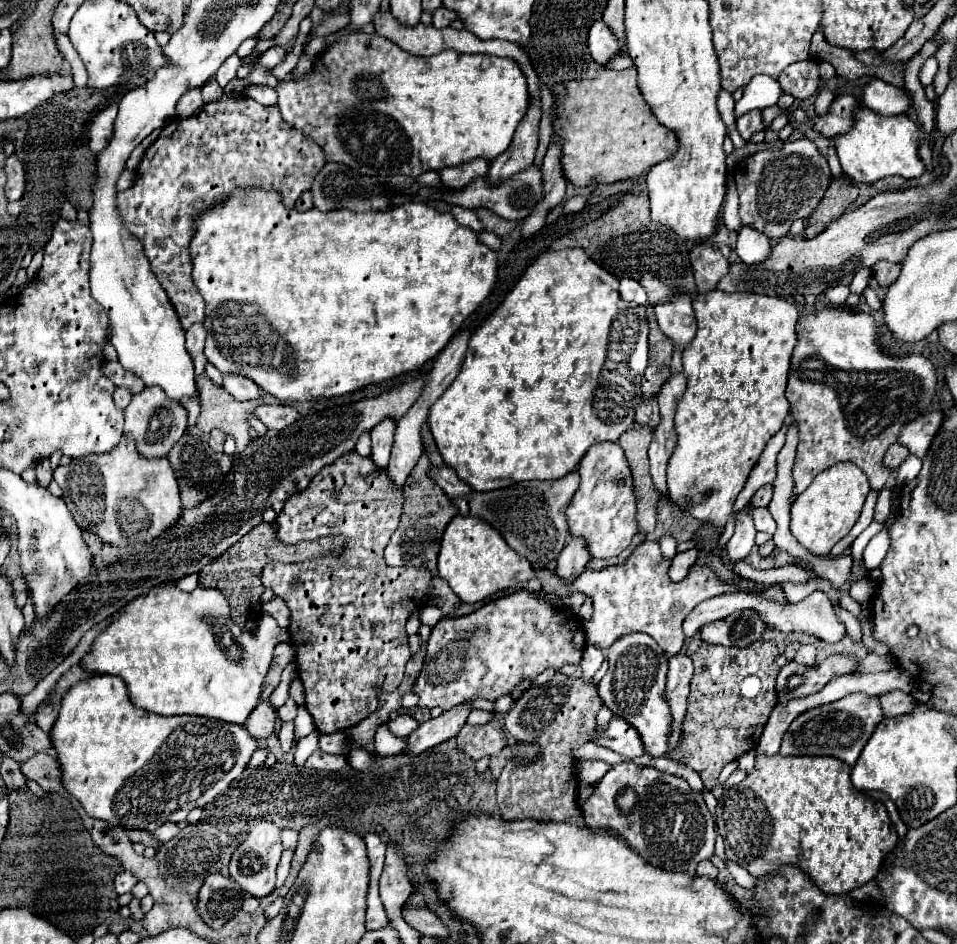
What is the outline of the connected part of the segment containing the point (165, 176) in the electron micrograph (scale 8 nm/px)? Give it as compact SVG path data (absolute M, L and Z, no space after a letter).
M223 95L221 99L207 103L203 111L199 111L195 117L175 119L161 129L159 139L145 151L137 167L135 185L123 193L117 193L117 211L123 219L123 225L143 243L151 269L159 279L161 287L167 291L183 329L187 329L187 325L191 323L201 323L205 317L205 301L191 279L189 241L195 233L193 217L217 199L229 195L235 187L251 185L279 189L285 197L285 203L295 205L299 195L311 189L317 173L325 167L325 163L327 161L323 149L313 139L287 125L277 105L265 107L245 95Z

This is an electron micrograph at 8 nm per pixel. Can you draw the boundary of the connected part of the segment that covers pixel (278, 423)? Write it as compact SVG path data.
M259 405L255 409L255 417L261 419L267 429L283 431L299 419L299 413L291 405Z

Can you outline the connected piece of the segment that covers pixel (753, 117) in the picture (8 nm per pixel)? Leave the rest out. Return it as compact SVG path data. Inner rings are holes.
M753 109L753 111L749 111L749 113L745 113L743 117L737 119L737 129L739 129L739 133L741 133L741 137L743 137L745 141L749 141L749 137L751 137L753 133L767 129L765 123L763 123L761 113L763 113L761 109Z

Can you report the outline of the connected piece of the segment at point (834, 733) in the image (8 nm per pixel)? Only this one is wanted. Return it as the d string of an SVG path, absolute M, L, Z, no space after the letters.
M861 693L847 695L839 701L801 713L783 735L781 755L829 755L853 767L881 719L883 719L883 711L879 707L877 697L869 697Z

